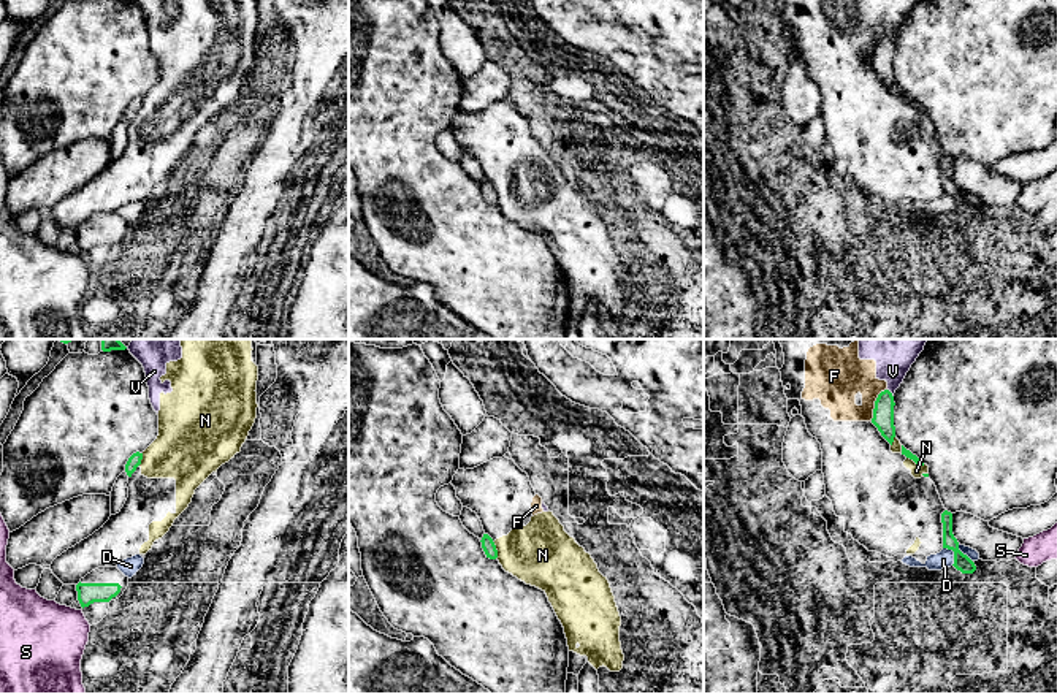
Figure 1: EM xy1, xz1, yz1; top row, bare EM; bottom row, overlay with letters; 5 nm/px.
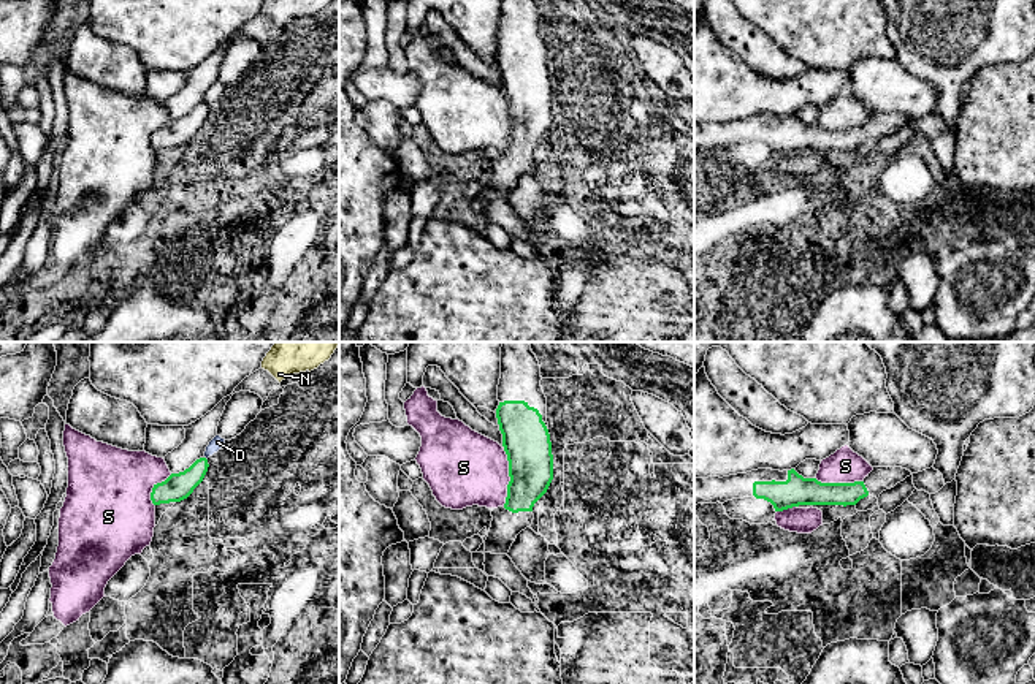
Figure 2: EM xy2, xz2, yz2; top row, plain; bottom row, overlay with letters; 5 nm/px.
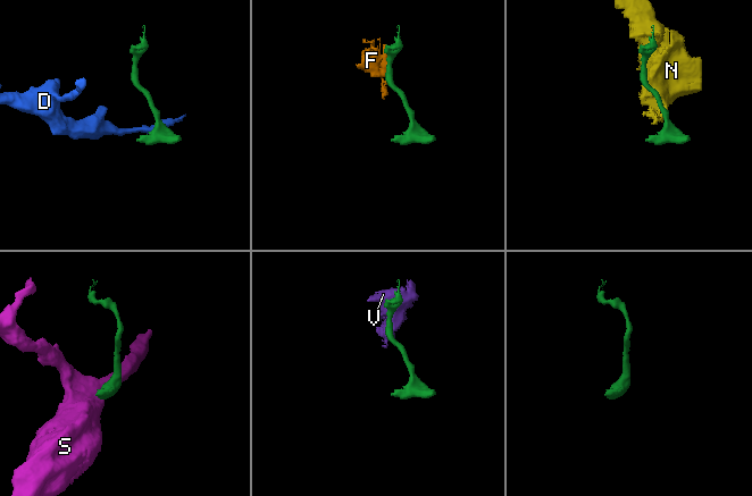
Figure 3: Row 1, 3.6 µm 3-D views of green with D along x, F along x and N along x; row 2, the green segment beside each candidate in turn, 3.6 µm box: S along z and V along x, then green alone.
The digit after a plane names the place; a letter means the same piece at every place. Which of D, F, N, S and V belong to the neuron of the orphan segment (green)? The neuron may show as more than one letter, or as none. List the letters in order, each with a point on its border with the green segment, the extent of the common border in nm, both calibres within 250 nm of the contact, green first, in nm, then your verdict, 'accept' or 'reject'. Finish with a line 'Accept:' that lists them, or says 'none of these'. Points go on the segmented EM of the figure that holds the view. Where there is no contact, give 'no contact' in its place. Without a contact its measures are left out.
D: meets green in yz1 at (954, 553); contact 110 nm long; 90 nm thick on the green side, 90 nm on the other; reject
F: meets green in yz1 at (875, 404); contact 190 nm long; 110 nm thick on the green side, 280 nm on the other; reject
N: meets green in yz1 at (916, 463); contact 100 nm long; 40 nm thick on the green side, 60 nm on the other; reject
S: meets green in xz2 at (509, 475); contact 300 nm long; 240 nm thick on the green side, 380 nm on the other; reject
V: meets green in yz1 at (889, 392); contact 40 nm long; 110 nm thick on the green side, 280 nm on the other; reject
Accept: none of these

